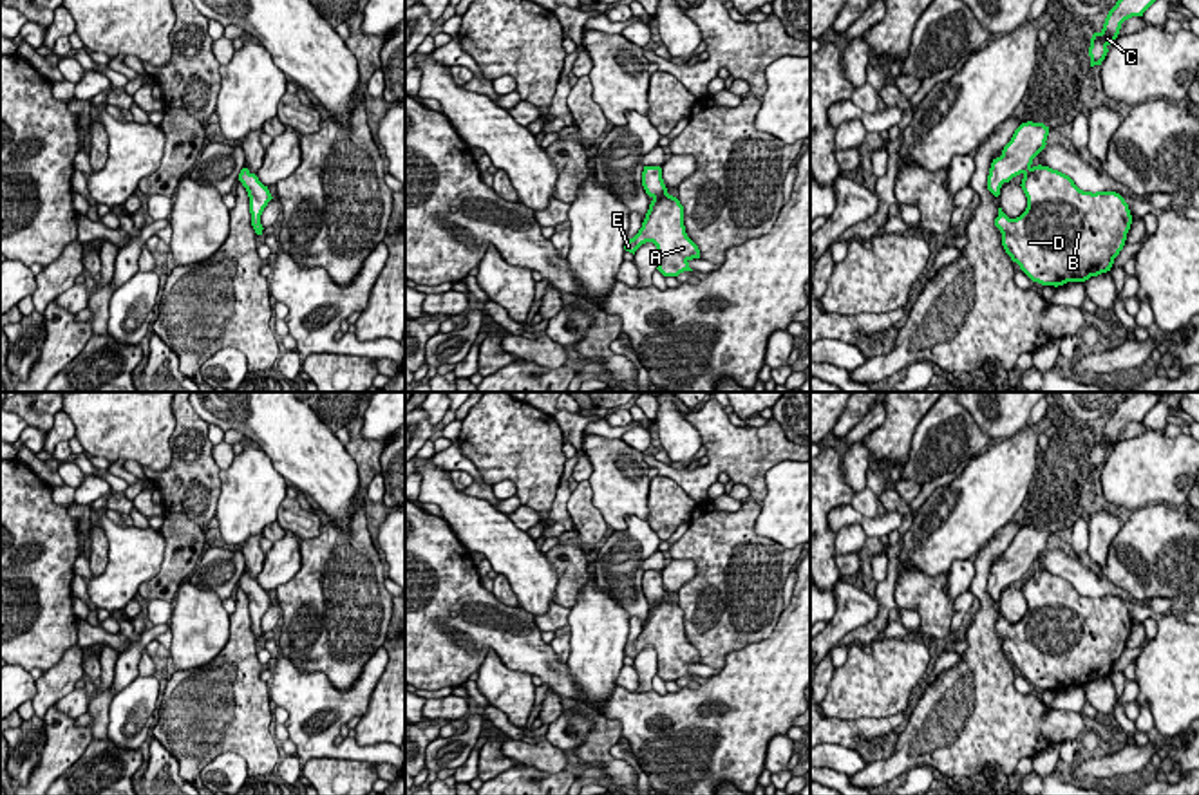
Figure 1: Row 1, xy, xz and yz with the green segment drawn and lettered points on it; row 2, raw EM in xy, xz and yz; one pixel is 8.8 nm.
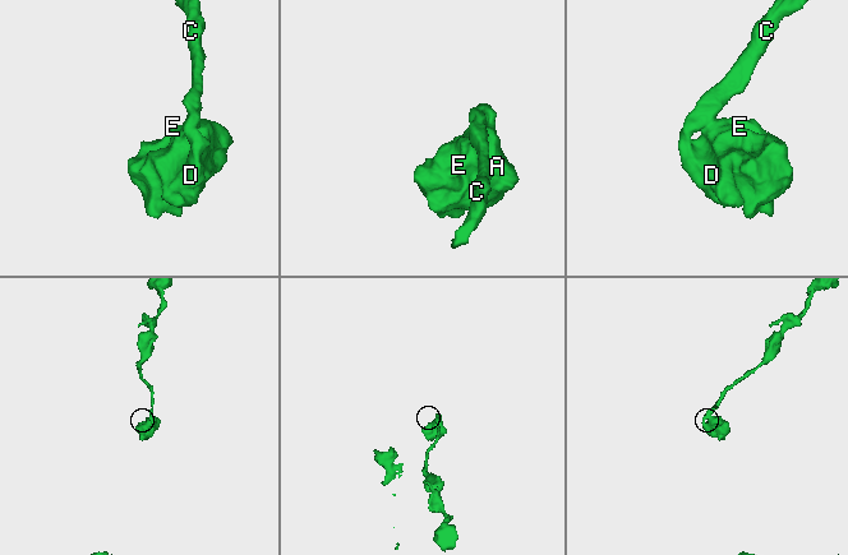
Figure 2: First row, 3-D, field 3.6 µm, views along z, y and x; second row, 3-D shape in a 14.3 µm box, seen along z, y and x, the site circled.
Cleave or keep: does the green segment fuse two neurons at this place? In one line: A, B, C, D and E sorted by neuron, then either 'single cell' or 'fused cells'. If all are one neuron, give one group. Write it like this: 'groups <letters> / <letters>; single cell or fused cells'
groups A B C D E; single cell

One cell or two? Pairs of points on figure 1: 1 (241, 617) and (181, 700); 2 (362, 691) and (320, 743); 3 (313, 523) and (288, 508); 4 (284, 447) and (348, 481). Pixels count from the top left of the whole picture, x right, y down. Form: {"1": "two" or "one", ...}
{"1": "one", "2": "one", "3": "one", "4": "one"}

